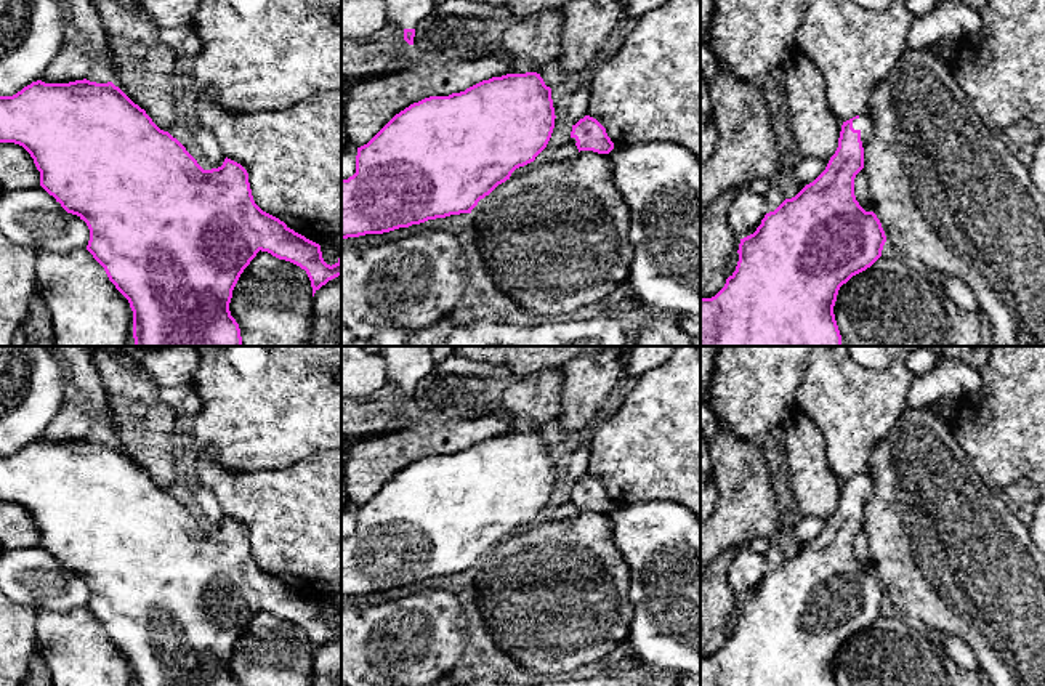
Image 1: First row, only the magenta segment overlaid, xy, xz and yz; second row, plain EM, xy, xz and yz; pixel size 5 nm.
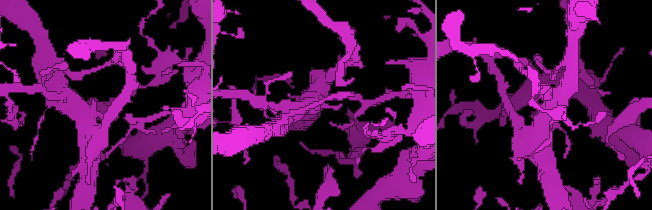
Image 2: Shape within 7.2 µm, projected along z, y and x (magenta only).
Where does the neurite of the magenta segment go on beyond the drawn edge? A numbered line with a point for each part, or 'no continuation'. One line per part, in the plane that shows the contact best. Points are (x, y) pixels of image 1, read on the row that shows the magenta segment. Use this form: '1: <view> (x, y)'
1: yz (864, 122)

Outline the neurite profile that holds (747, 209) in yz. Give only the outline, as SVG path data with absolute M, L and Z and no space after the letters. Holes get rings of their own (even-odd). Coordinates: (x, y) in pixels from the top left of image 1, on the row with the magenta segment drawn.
M748 186L737 189L728 210L728 221L739 239L757 231L766 215L765 196L757 194Z

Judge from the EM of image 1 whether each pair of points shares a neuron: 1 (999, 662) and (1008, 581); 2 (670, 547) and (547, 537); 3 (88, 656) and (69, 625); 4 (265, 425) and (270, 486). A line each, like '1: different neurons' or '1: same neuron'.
1: same neuron
2: different neurons
3: same neuron
4: different neurons

